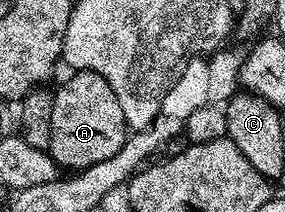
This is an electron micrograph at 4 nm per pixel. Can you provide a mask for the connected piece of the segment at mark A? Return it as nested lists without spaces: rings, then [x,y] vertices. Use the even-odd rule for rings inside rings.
[[[75,70],[70,75],[60,88],[54,89],[53,134],[49,151],[60,169],[82,170],[117,154],[128,138],[129,129],[125,114],[121,114],[121,102],[117,102],[117,94],[113,94],[113,86],[109,86],[101,74]]]

